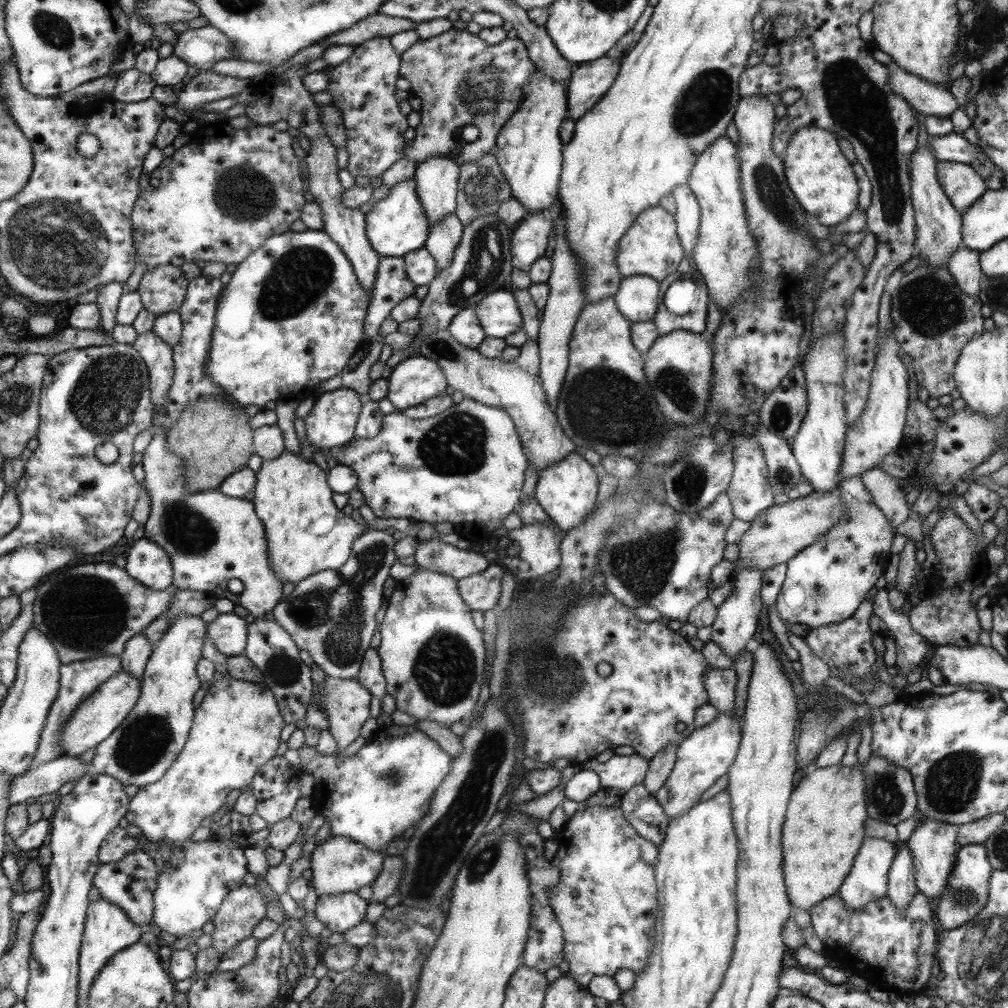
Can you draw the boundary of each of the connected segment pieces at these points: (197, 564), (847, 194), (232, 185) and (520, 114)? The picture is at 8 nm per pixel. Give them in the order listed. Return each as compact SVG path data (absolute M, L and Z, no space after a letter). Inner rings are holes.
M152 430L154 436L148 448L142 452L142 467L145 478L142 488L146 489L150 499L150 514L144 523L144 536L147 540L162 545L169 553L174 568L173 585L182 590L207 592L213 598L227 598L236 605L246 608L249 614L263 618L267 612L273 612L279 602L283 600L282 587L284 584L270 564L270 551L267 548L267 526L260 521L255 511L254 501L245 498L226 496L219 489L207 491L187 491L187 468L184 459L171 452L167 444L167 432ZM238 578L244 585L241 593L232 593L228 590L228 582Z
M799 127L787 142L782 157L788 185L800 196L800 204L816 222L833 227L842 223L858 210L859 187L852 163L840 151L835 133L814 127Z
M258 125L248 130L232 130L230 136L220 134L218 142L196 142L196 144L190 142L176 149L171 156L166 157L160 163L160 166L152 174L149 174L149 186L140 194L139 202L131 212L130 219L135 233L133 239L136 250L140 254L137 262L146 264L147 269L165 264L181 267L184 262L196 263L198 260L224 262L227 265L233 262L240 264L252 252L258 251L271 236L290 231L291 224L301 218L302 208L306 204L304 180L300 176L300 164L292 150L292 138L293 136L288 136L286 131L275 131L270 128L270 125Z
M537 70L525 88L521 107L506 122L497 136L494 155L506 177L510 195L523 204L524 210L538 212L557 202L563 172L561 128L569 108L566 85L550 74Z

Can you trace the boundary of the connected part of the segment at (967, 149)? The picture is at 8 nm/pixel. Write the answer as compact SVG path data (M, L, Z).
M954 132L939 137L930 136L928 145L934 151L935 159L938 161L970 165L972 161L984 154L980 147L970 144L963 134Z

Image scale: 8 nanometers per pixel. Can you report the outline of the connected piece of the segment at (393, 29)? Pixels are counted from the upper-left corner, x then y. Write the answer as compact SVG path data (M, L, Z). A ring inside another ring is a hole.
M380 14L367 16L366 19L359 20L354 26L346 31L329 36L324 43L328 45L347 45L356 47L366 41L377 37L390 38L399 32L406 32L417 27L417 23L412 20L400 17L391 17Z

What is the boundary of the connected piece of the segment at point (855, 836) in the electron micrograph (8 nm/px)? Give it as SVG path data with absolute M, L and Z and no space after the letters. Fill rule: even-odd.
M836 763L824 768L811 768L800 780L788 804L787 823L783 826L783 872L786 874L787 893L798 910L810 912L818 903L839 892L851 875L858 850L864 842L864 822L870 814L867 803L867 781L859 764L843 766Z

